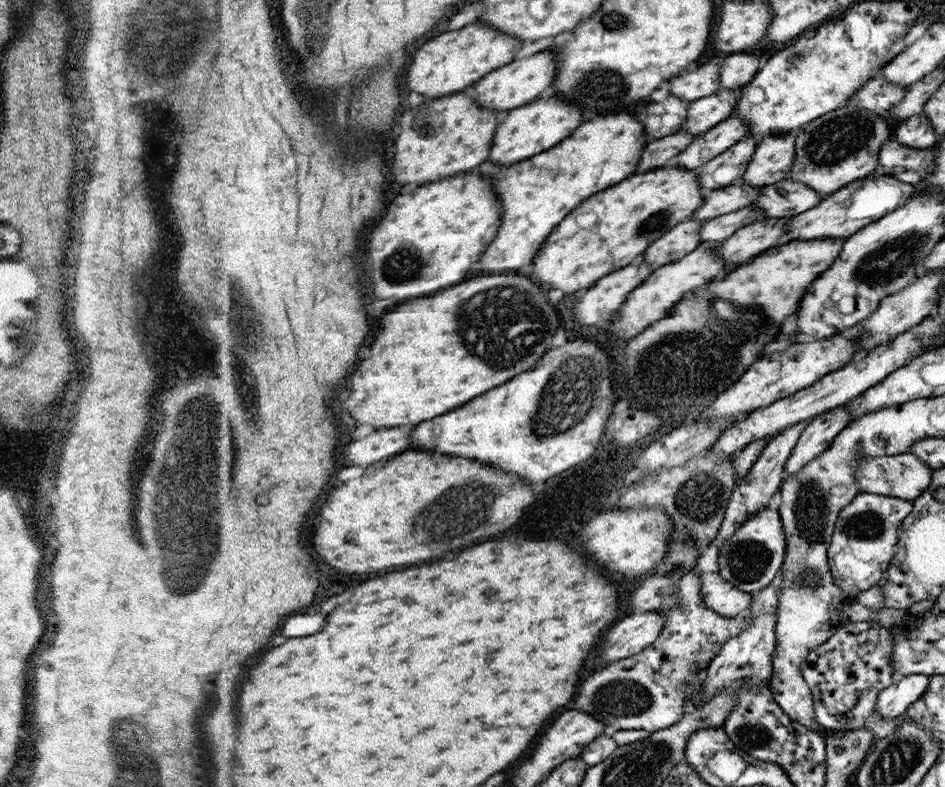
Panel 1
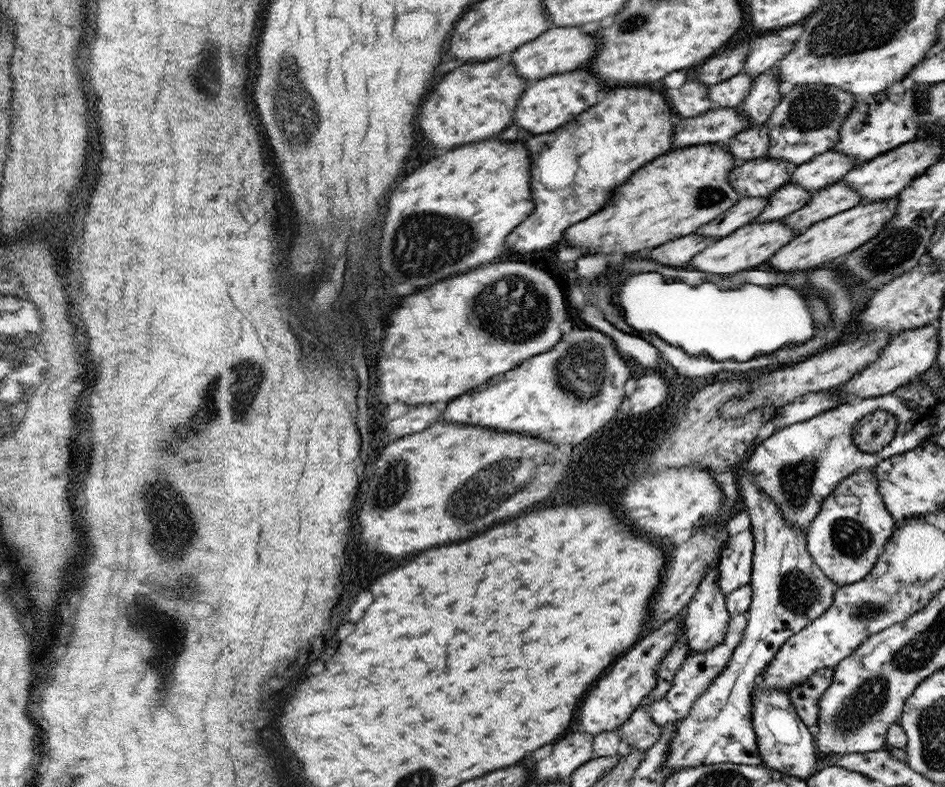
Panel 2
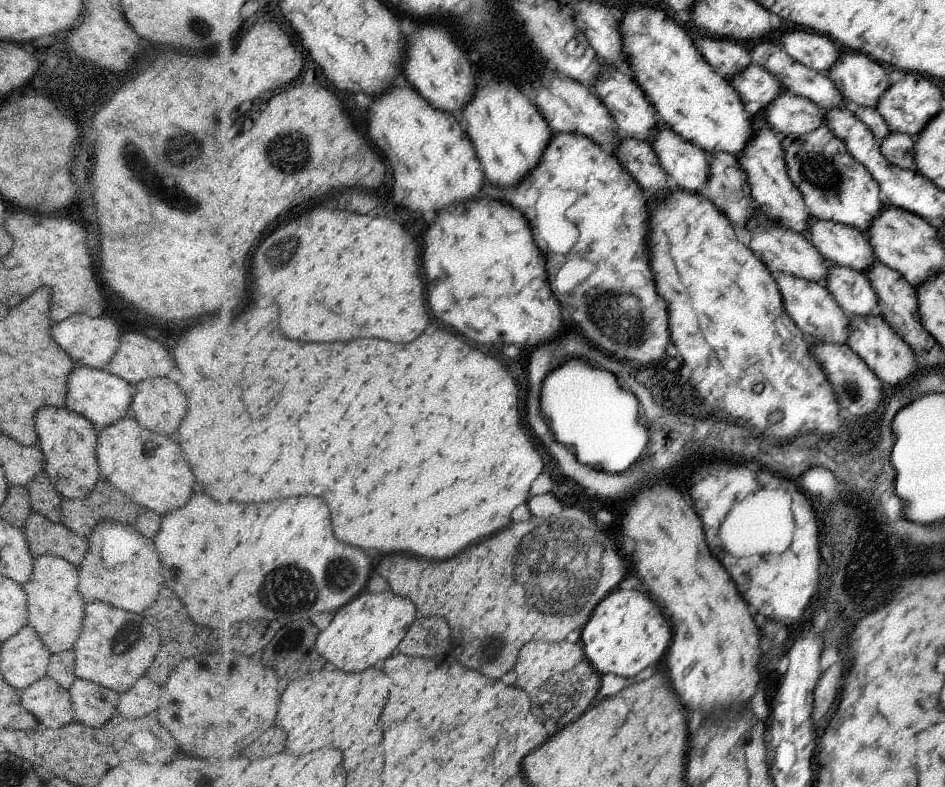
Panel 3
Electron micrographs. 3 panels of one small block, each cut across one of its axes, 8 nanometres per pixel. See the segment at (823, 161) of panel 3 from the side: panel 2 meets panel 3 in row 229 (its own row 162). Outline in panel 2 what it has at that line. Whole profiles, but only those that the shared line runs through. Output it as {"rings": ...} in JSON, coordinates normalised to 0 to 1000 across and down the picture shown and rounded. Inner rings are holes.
{"rings":[[[967,113],[959,114],[957,119],[940,118],[939,114],[922,122],[908,123],[897,150],[893,151],[888,164],[889,175],[880,187],[885,193],[902,198],[913,210],[927,198],[959,183],[971,168],[971,145],[969,145],[969,121]]]}

